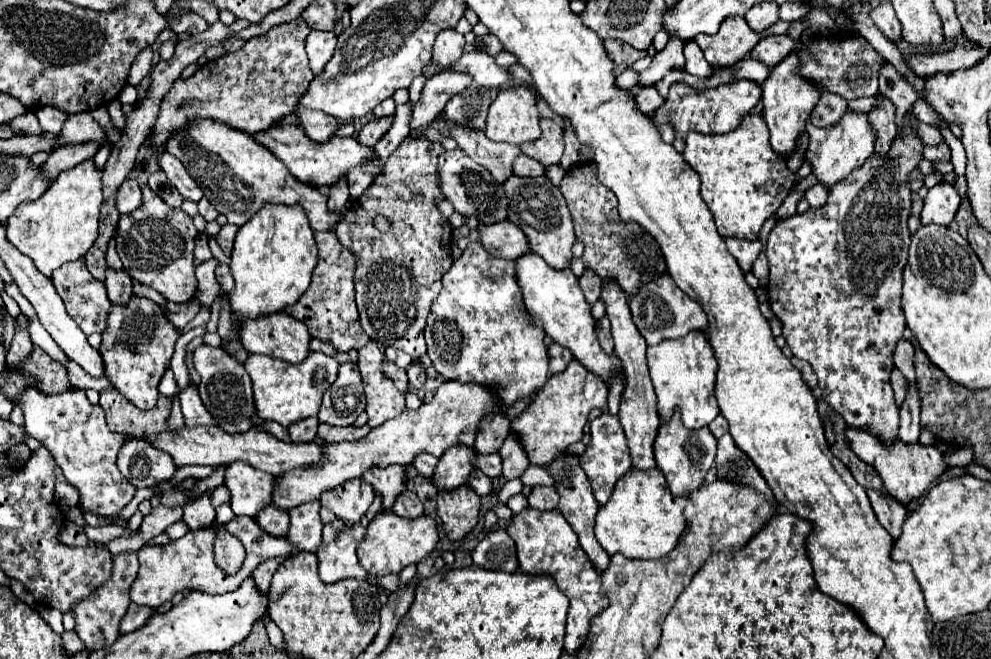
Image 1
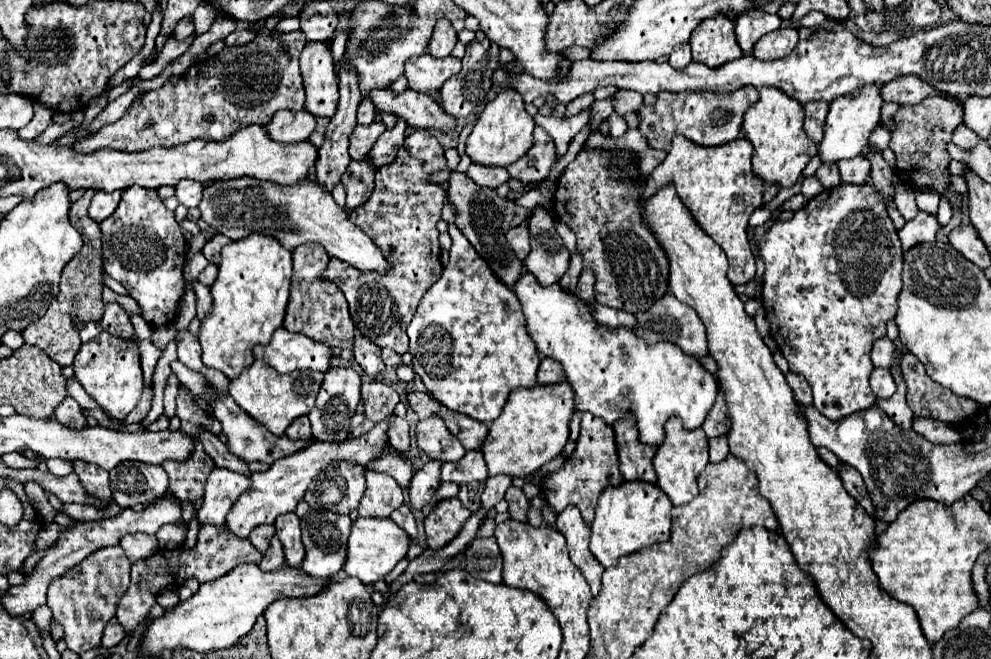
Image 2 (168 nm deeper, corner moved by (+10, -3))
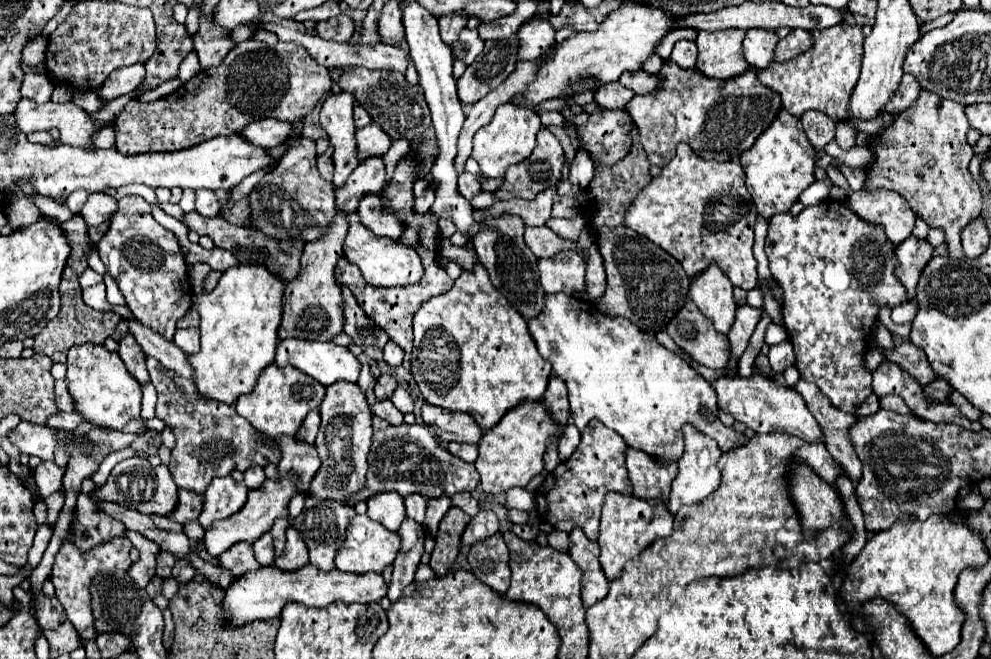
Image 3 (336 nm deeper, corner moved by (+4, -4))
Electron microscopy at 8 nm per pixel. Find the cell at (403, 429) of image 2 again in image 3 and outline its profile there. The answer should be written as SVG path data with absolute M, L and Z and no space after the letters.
M377 401L373 407L371 407L373 415L379 415L381 419L389 421L389 425L401 425L403 423L403 413L391 403L391 401Z

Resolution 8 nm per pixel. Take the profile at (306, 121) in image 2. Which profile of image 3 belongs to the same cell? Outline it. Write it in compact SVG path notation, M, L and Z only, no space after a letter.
M263 119L263 121L253 121L247 125L243 135L249 141L255 141L255 145L263 145L265 149L277 147L287 141L287 137L295 131L293 123L285 121L275 121L275 119Z

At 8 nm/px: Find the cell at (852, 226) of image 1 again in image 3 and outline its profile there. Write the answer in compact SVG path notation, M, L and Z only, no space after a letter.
M823 199L821 205L817 203L813 207L805 207L795 217L791 213L771 217L765 253L771 277L783 289L783 325L789 331L789 341L795 351L795 367L801 379L815 383L837 409L857 413L859 405L873 393L871 371L865 367L865 351L869 335L873 335L877 325L879 309L893 309L907 301L907 289L895 275L895 245L887 239L883 225L861 219L843 201Z

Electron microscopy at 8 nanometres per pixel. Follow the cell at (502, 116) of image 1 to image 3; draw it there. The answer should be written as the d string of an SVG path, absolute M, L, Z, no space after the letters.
M503 103L497 107L489 125L479 129L473 137L473 153L471 157L479 163L481 173L487 177L503 177L509 165L515 165L531 155L537 145L537 131L541 129L539 115L527 107L519 107L515 103Z

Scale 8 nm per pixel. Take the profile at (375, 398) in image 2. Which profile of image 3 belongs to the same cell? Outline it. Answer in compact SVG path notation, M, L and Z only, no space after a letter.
M383 375L377 379L377 385L375 385L375 395L377 395L377 401L385 401L385 399L391 399L391 393L397 389L397 381L391 379L389 375Z

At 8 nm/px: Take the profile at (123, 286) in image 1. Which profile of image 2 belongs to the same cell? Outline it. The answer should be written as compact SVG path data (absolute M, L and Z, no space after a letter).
M107 304L105 306L101 328L105 332L109 332L111 336L117 336L117 338L123 338L123 340L131 340L135 336L135 330L129 322L129 316L119 304Z

